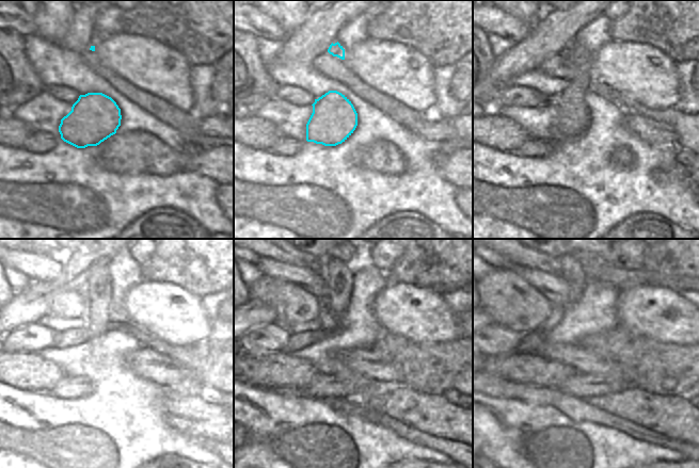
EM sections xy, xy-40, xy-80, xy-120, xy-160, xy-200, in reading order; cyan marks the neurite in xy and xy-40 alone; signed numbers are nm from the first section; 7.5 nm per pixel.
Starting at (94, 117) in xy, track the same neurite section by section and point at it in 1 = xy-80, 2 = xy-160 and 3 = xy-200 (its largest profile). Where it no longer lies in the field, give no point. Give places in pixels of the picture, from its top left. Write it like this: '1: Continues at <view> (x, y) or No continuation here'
1: Continues at xy-80 (573, 118)
2: Continues at xy-160 (338, 276)
3: Continues at xy-200 (572, 272)

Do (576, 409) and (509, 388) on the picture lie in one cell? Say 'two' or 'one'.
one

